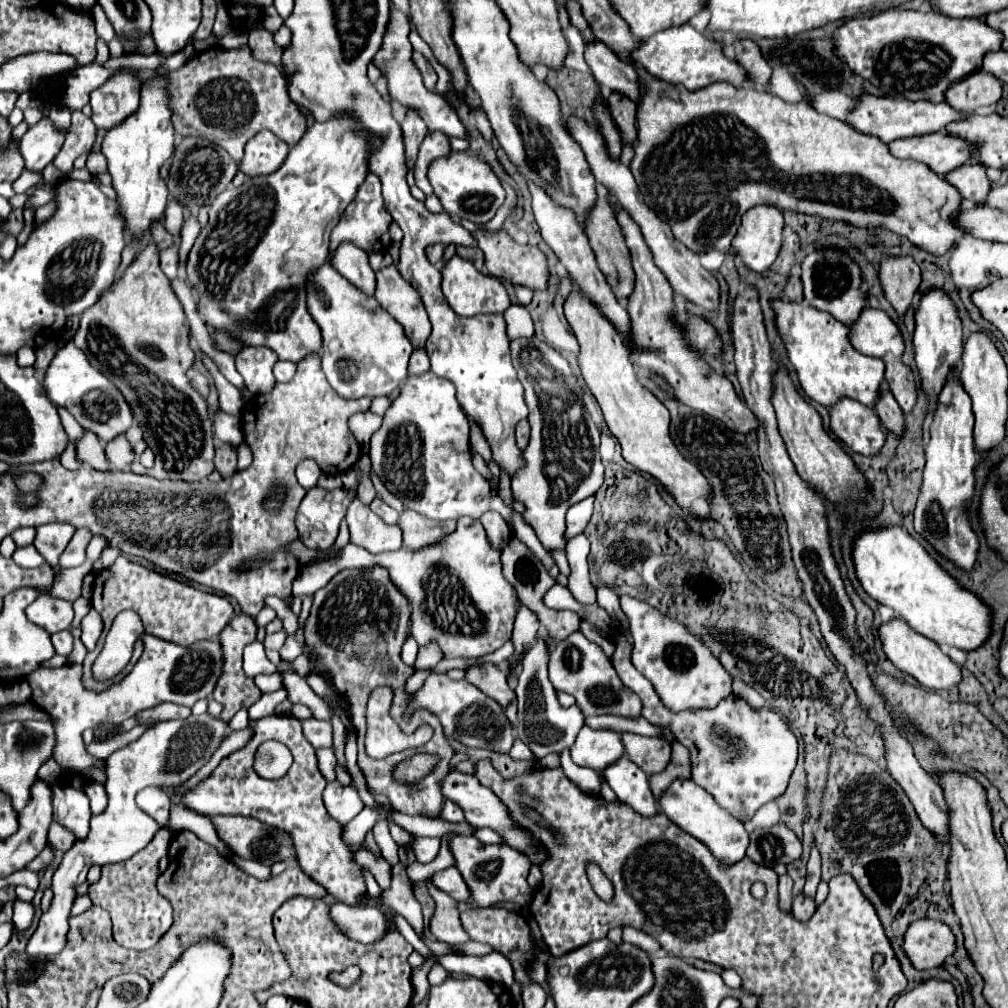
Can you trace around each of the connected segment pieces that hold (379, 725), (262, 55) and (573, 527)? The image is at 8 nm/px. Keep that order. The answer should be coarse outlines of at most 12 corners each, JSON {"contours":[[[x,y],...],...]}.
{"contours":[[[375,688],[367,702],[365,752],[383,760],[419,748],[429,726],[403,734],[389,716],[393,692]],[[255,28],[249,32],[253,56],[281,66],[283,48],[273,34]],[[593,496],[567,512],[565,540],[579,536],[593,514]]]}

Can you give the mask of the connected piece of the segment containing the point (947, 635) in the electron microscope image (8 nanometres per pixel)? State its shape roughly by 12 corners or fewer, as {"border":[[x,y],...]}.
{"border":[[901,526],[863,530],[863,590],[915,632],[961,650],[991,610]]}

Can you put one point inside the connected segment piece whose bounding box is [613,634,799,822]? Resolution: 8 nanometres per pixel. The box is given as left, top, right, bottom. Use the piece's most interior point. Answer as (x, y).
(743, 756)

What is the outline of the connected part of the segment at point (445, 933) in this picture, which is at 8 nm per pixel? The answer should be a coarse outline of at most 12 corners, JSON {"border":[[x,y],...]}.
{"border":[[431,882],[436,904],[431,934],[445,944],[467,942],[457,902]]}

